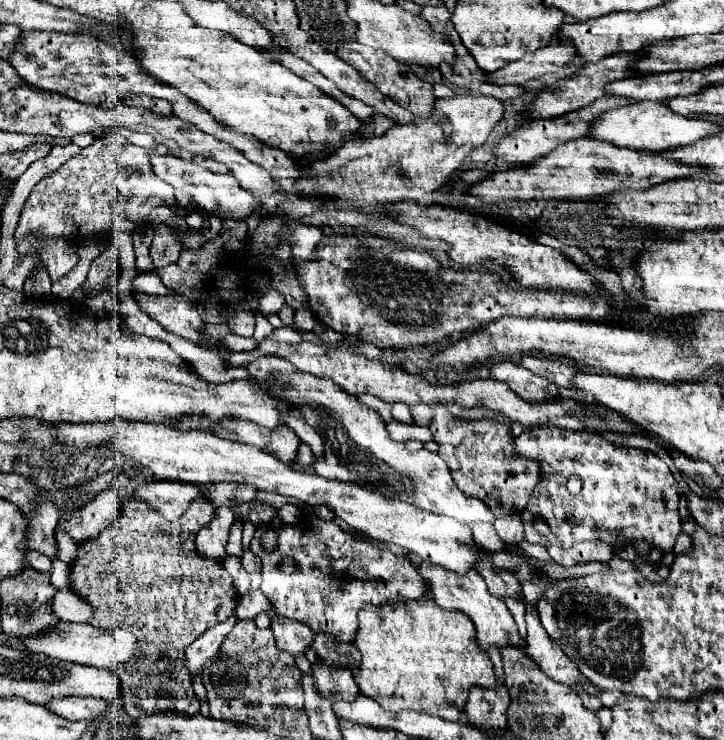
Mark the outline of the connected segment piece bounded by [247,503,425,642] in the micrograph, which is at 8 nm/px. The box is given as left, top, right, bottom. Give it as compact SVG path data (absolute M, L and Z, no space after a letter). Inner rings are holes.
M259 503L250 510L247 520L257 528L250 542L250 549L261 560L261 592L267 600L271 600L271 606L277 614L303 622L313 632L333 634L337 636L337 642L353 642L359 626L359 610L363 608L363 604L381 605L385 602L395 602L398 598L413 600L423 596L423 578L413 568L409 558L399 558L401 562L405 560L406 580L399 573L400 563L393 552L357 540L334 521L324 521L317 516L304 517L299 520L300 523L290 525L290 529L285 530L280 524L272 522L274 513L272 506ZM267 528L277 530L278 534L277 550L271 553L263 550L260 540L262 532ZM287 557L294 560L301 571L300 575L281 574L277 570L279 562ZM333 574L345 575L347 580L353 580L349 580L345 588L338 589L333 583Z

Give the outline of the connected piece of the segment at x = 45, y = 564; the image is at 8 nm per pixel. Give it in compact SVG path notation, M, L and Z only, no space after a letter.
M31 550L27 556L29 556L29 564L31 564L37 572L49 572L49 570L51 570L51 560L49 560L47 556L43 556L43 554L35 552L35 550Z

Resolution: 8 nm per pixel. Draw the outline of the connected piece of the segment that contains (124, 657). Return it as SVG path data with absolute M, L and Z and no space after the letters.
M59 622L59 628L55 632L47 632L47 636L37 636L31 640L23 640L23 644L31 652L41 652L57 660L67 660L67 662L77 662L85 666L95 666L95 668L107 668L111 672L117 670L119 664L137 658L139 648L137 648L137 638L127 632L127 630L107 630L107 628L95 628L91 624L71 624L71 622Z

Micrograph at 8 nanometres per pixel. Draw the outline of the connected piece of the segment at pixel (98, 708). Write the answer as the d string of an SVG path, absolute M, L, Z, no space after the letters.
M65 698L65 700L55 700L55 704L51 704L51 710L67 720L95 720L97 716L101 716L107 710L109 702L101 700L101 698Z

